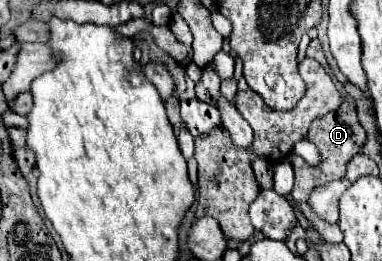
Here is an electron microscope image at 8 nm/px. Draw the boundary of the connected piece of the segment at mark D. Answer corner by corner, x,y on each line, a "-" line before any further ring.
349,96
345,98
345,102
341,104
341,108
333,114
327,114
323,118
317,118
317,122
313,122
313,126
309,128
309,134
307,134
307,140
313,142
317,148
319,148
319,156
321,156
321,162
317,164
317,167
310,167
300,156
294,156
290,162
295,176
295,188
293,188
293,198
295,202
305,202
309,198
309,192
315,188
315,186
321,186
325,182
331,182
331,180
339,180
345,176
345,168
349,164
349,160
361,152
363,144
365,144
365,128
359,126
359,120
357,120
357,112
355,112
355,106
353,102
349,100

